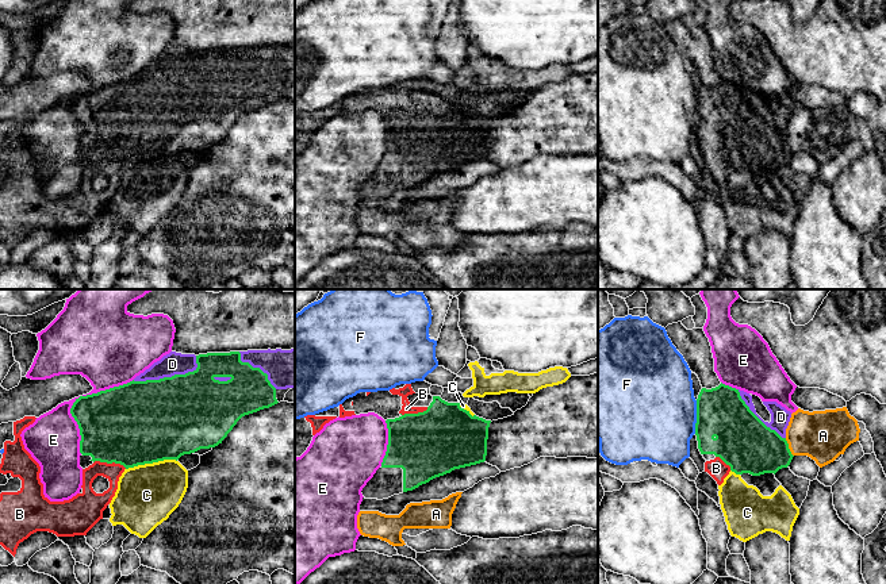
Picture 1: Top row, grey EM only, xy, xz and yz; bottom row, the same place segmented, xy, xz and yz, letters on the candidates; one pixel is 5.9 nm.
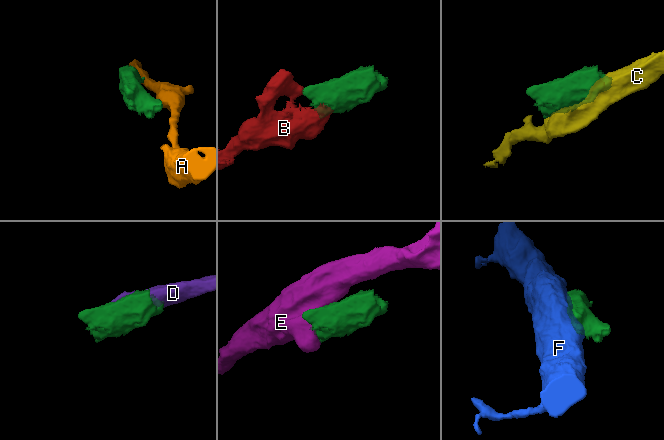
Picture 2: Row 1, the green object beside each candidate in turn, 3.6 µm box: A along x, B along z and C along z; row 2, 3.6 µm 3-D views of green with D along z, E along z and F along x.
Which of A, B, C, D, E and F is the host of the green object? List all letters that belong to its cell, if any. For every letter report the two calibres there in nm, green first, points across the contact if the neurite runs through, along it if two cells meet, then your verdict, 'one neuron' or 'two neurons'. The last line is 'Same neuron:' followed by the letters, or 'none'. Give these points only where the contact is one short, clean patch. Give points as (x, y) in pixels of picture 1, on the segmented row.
A: 320/300 nm | two neurons
B: 480/110 nm | one neuron
C: 500/360 nm | two neurons
D: 480/130 nm | one neuron
E: 460/320 nm | two neurons
F: 300/500 nm | two neurons
Same neuron: B, D

